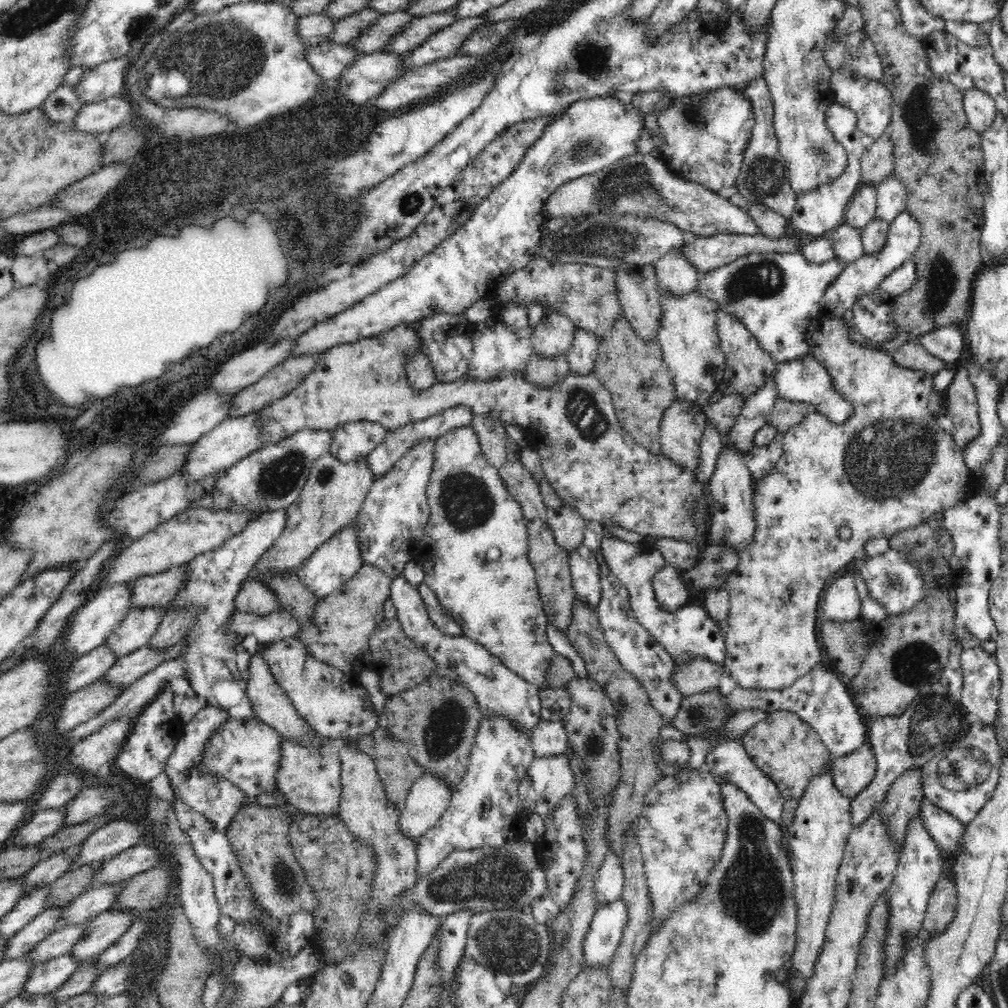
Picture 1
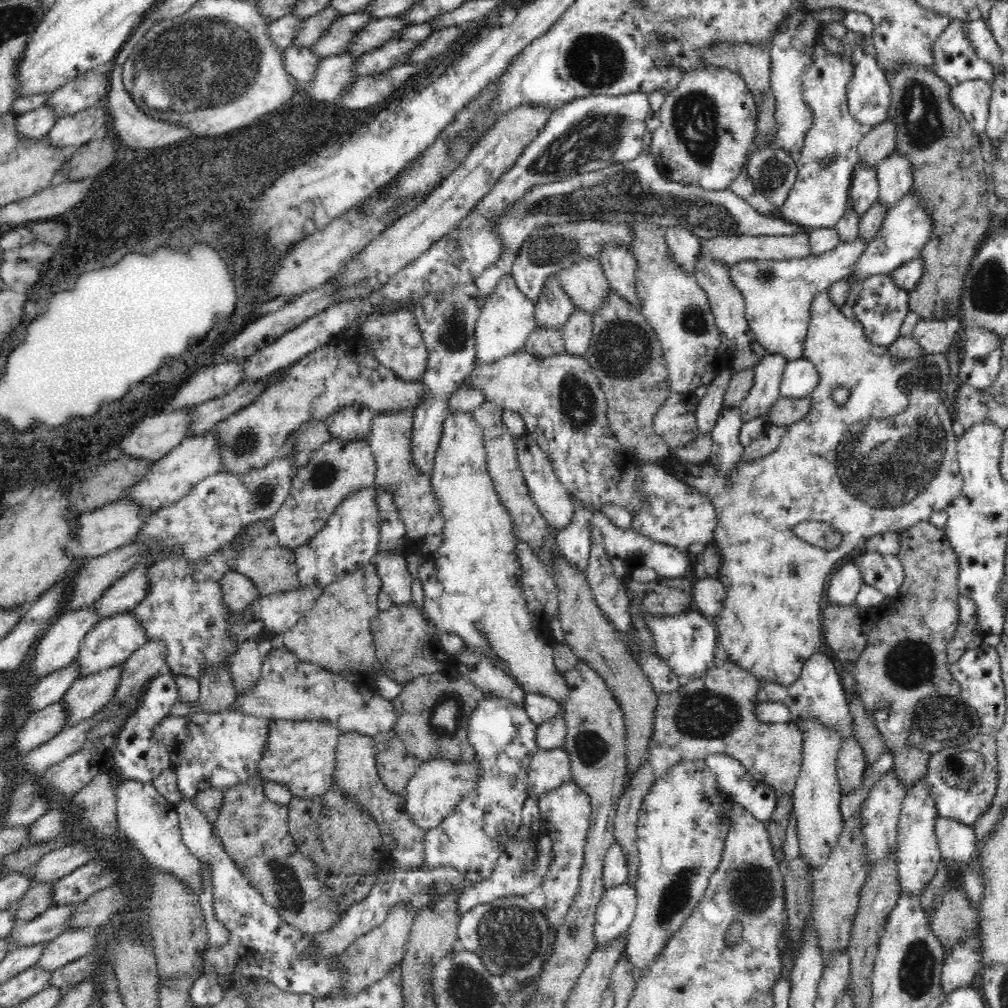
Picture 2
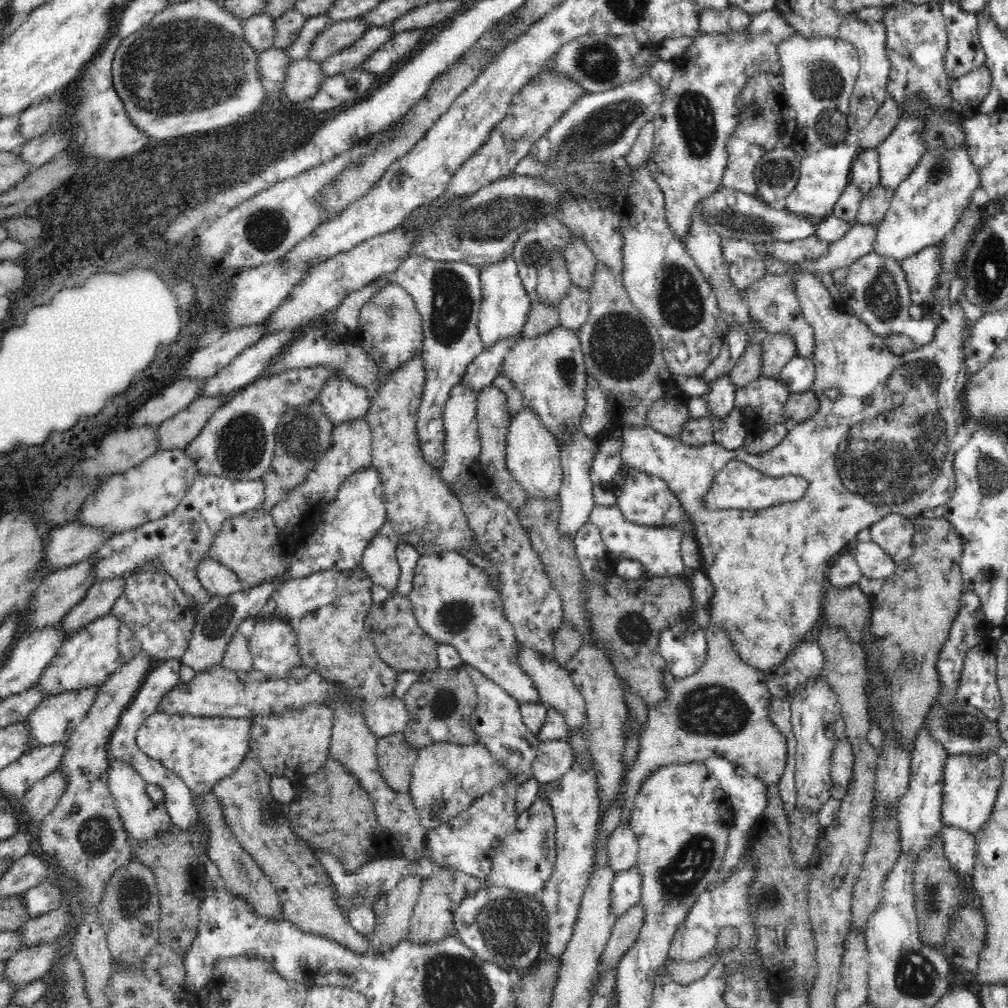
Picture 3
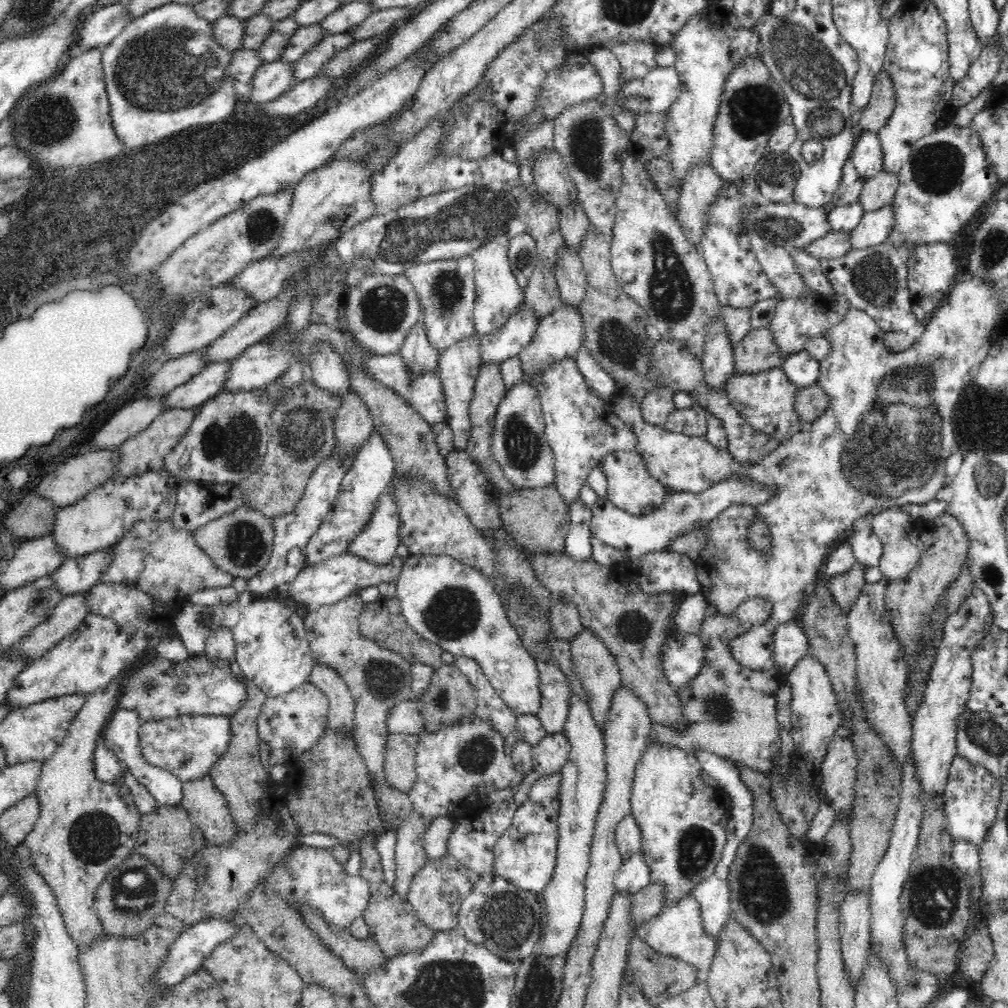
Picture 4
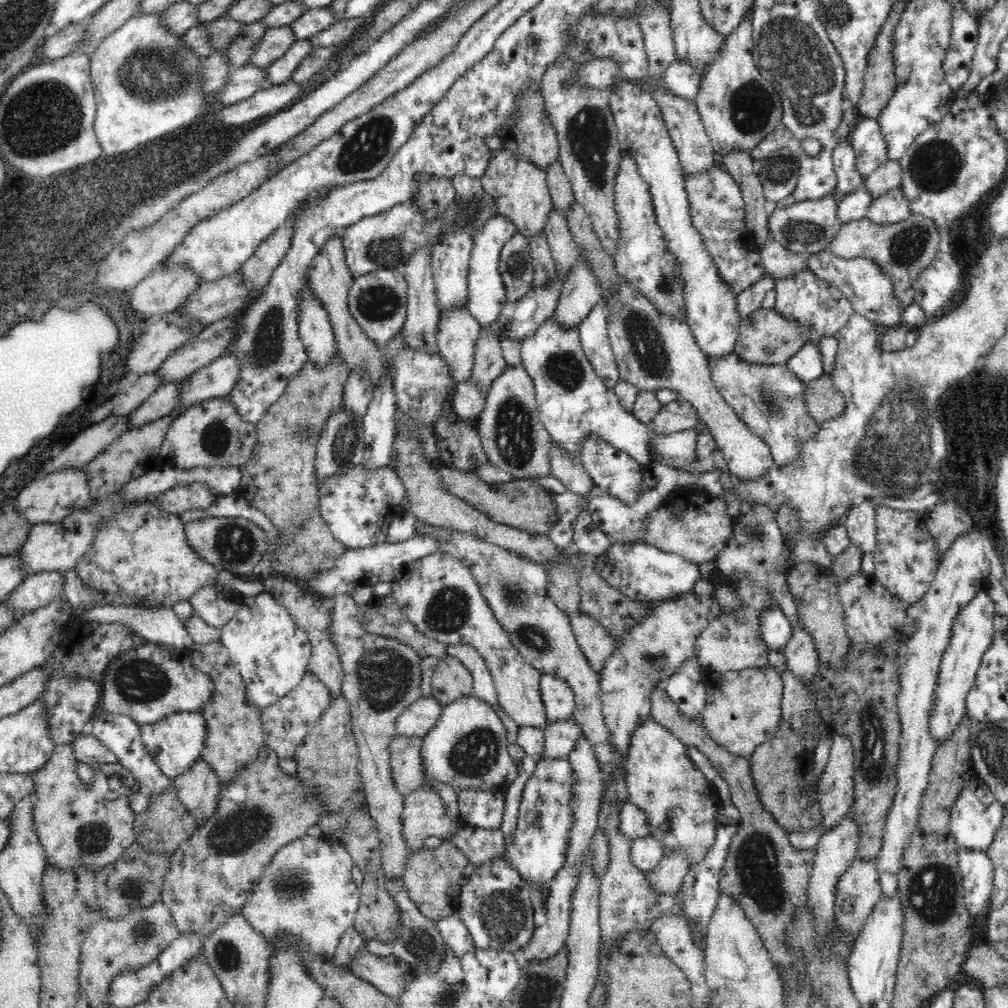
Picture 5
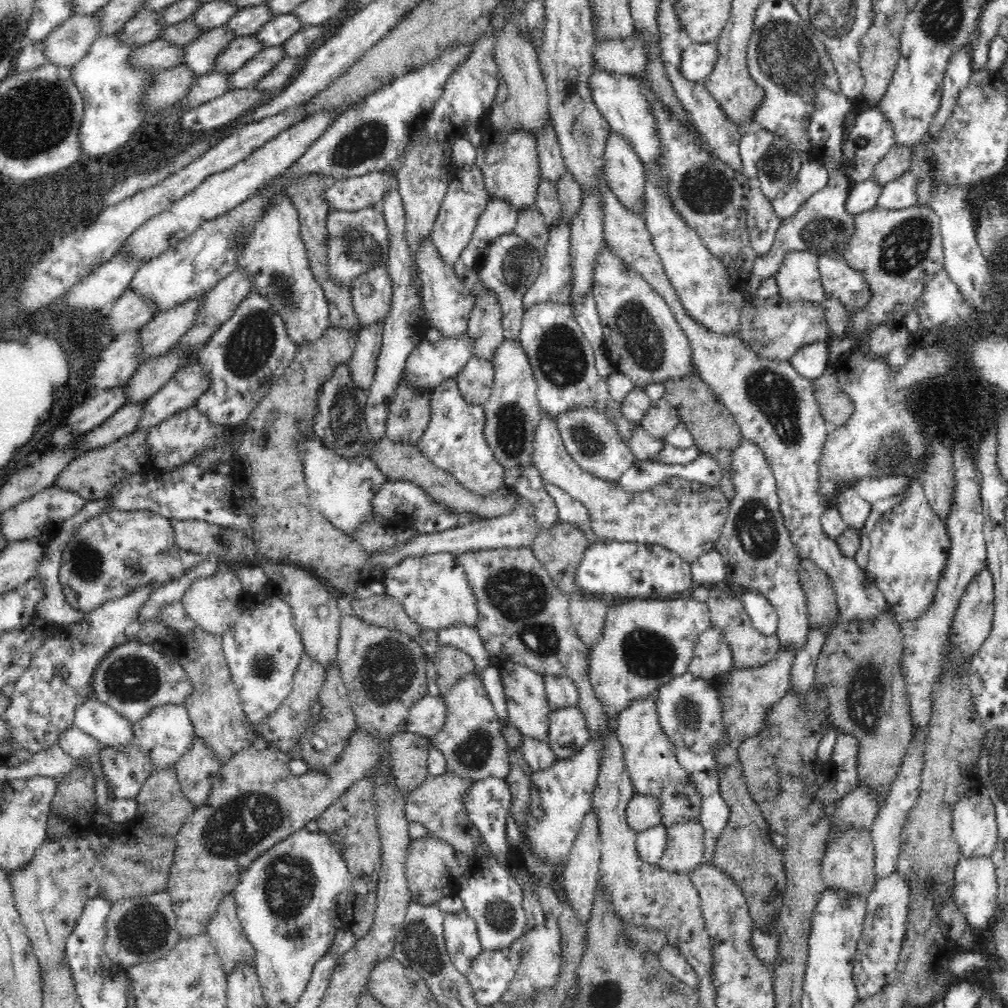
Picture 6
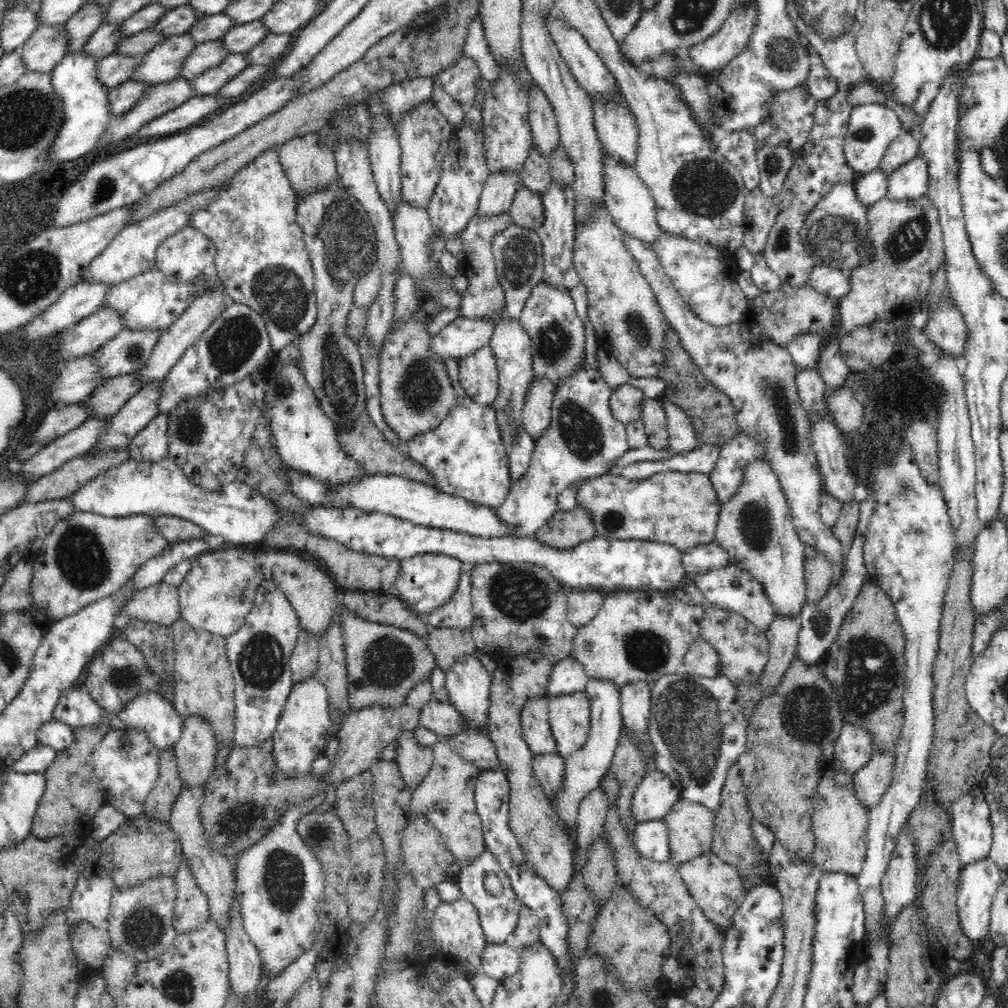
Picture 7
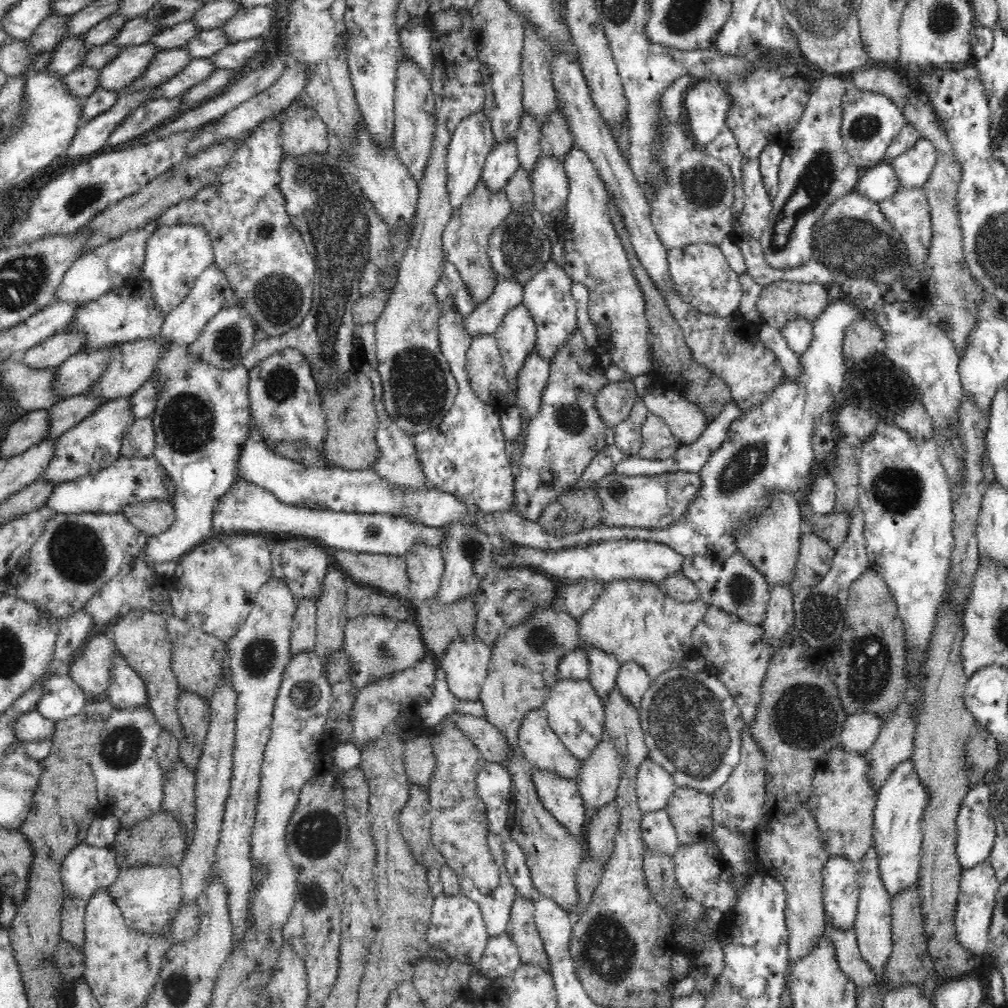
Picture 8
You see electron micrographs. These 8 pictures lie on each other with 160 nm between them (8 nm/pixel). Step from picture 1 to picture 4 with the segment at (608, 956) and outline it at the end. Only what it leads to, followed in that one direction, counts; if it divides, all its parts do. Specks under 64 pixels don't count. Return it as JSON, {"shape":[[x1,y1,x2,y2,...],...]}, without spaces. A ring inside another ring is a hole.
{"shape":[[642,850,632,853,623,861,615,881,616,892,628,892,633,896,651,884,650,865]]}

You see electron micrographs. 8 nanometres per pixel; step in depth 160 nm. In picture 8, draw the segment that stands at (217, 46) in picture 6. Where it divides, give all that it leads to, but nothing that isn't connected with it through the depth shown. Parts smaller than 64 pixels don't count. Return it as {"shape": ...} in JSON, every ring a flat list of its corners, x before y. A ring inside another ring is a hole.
{"shape":[[151,43,124,47,114,60,110,60,100,70,97,88,121,91,144,74,146,66,152,62,152,58,158,54,158,51,162,50,157,50]]}

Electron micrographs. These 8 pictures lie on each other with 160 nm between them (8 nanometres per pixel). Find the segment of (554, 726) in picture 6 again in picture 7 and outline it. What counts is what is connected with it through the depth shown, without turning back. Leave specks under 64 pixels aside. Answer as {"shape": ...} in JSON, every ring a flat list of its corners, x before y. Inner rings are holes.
{"shape":[[585,691,549,697,549,725,559,755,568,758,578,752,590,732,590,701]]}

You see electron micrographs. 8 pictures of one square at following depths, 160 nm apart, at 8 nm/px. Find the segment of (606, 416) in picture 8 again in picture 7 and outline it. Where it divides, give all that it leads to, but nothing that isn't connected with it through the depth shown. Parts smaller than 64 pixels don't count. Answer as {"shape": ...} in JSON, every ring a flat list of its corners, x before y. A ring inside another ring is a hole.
{"shape":[[629,383,620,384,611,392,610,409,614,419,626,425,641,419,644,402,642,390]]}

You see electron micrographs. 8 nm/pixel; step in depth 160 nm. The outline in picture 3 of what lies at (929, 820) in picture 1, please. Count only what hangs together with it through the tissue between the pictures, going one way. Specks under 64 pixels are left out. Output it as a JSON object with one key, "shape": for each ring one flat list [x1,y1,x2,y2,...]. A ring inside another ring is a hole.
{"shape":[[944,826,940,832,944,855,960,874,972,874,976,860,976,837,961,828]]}

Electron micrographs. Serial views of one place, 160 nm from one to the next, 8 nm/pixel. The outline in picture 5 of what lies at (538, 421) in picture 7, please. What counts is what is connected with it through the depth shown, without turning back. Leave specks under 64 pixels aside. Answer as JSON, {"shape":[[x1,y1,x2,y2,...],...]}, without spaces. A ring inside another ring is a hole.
{"shape":[[552,441,550,450,550,467,552,475,556,477,568,491,574,494,588,494,595,488,595,483,590,474,584,469,581,460,572,453,563,450,556,442],[687,487,682,496,674,496,670,502,661,502,649,512,645,518,644,543,678,554,694,564,715,561,728,544,734,518,726,513,726,502,722,496,713,497,706,491,700,493,700,490]]}

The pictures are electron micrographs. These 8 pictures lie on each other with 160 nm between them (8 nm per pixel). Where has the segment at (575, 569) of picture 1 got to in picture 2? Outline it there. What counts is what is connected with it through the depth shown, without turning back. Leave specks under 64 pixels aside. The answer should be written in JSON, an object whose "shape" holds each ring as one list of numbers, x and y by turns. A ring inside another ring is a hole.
{"shape":[[576,497,572,499,573,515,570,522,557,532,557,546,568,562,585,572,592,550,590,526,593,514,592,509,580,505]]}

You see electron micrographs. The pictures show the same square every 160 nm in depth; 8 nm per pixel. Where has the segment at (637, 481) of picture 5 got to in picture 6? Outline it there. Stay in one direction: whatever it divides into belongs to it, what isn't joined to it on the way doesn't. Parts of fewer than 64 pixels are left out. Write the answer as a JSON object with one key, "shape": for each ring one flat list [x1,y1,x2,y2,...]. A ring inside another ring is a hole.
{"shape":[[597,406,572,408,564,412,558,418,557,426,568,455,574,458,574,463,580,466,580,469,589,474,607,482,619,482,620,476,633,466,635,456,629,446,623,442,619,427]]}

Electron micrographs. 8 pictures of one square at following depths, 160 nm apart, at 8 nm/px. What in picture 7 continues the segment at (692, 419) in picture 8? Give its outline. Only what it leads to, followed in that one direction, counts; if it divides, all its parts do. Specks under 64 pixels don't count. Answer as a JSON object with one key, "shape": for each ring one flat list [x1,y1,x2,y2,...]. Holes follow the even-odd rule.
{"shape":[[664,399,664,411,668,417,669,449,682,453,695,450,699,441,691,419,680,406]]}

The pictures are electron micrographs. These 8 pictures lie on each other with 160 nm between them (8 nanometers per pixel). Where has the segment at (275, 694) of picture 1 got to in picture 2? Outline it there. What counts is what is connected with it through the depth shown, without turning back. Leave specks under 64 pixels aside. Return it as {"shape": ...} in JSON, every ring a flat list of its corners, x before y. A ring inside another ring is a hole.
{"shape":[[246,639,239,643,229,664,229,673,237,692,244,693,256,684,261,675,264,654,261,643,255,639]]}

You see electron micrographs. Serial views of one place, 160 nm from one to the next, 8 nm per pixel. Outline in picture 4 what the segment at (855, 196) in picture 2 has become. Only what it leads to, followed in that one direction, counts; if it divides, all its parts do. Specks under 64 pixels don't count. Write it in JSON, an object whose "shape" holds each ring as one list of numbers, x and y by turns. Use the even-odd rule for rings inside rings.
{"shape":[[863,131,851,152,856,170,866,180,884,170,884,153,878,136,879,133]]}

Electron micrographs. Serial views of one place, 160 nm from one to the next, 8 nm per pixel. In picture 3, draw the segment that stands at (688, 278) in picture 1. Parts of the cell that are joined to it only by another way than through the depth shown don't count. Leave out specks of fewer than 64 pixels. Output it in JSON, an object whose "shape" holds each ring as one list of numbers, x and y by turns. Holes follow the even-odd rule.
{"shape":[[774,8,753,16,746,30,727,33,699,32,693,38,682,58,675,61,676,68,669,87,664,92,664,102,660,112,653,118,655,124,653,155,645,166,659,184,665,198,665,213,670,229,685,242,690,227,692,211,698,202,709,198,722,188,722,179,728,164,727,140,739,123,736,99,744,88,745,82,760,72,778,71,777,46,785,38,798,33,788,24,781,12]]}

